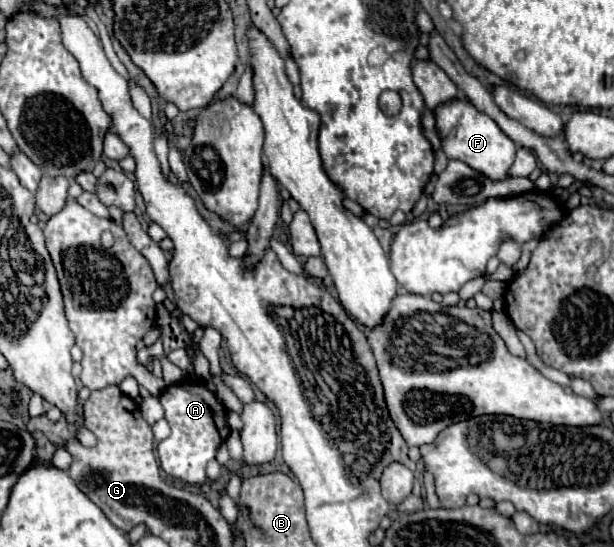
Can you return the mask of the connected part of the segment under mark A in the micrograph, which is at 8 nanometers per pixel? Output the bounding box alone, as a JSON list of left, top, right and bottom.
[157,379,229,492]

